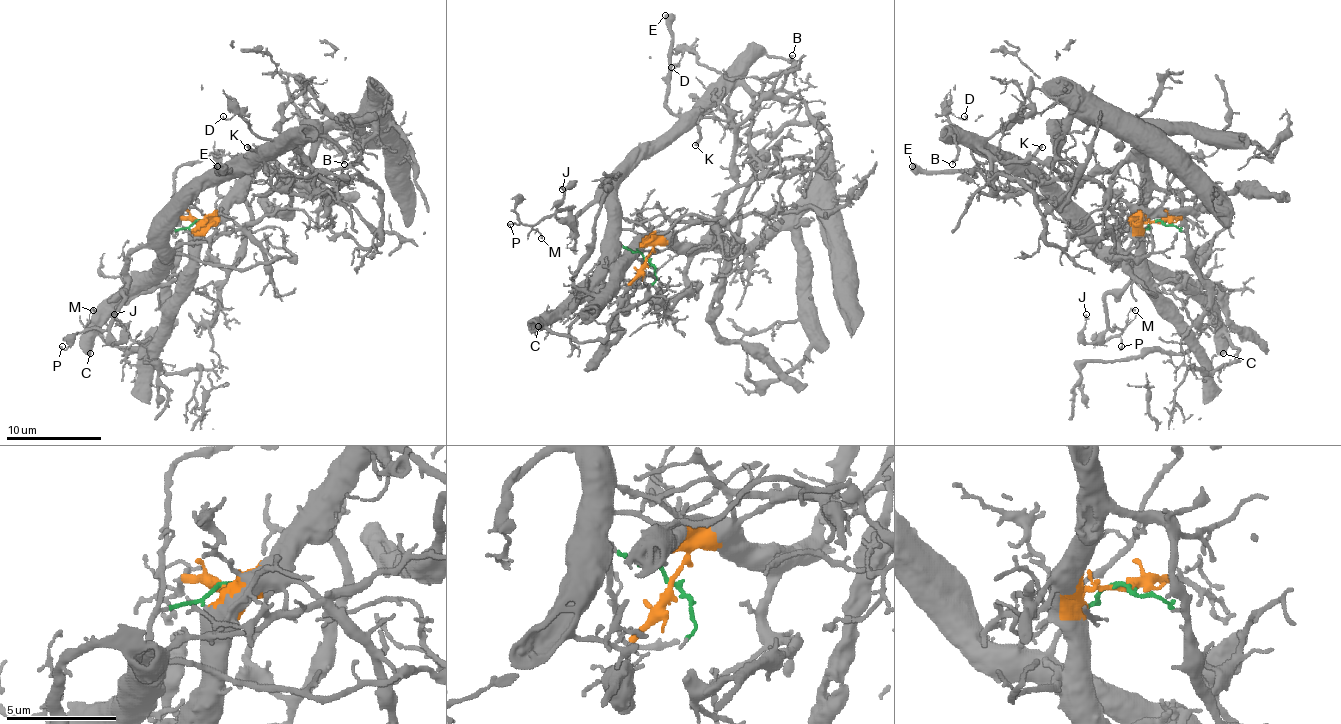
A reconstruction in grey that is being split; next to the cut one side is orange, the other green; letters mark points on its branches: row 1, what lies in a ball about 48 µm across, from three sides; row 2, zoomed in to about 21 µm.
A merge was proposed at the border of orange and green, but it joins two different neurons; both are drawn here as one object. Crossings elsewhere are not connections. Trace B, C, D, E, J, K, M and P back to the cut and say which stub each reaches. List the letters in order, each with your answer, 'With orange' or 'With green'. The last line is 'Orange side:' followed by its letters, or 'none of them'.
B: With green
C: With green
D: With green
E: With green
J: With green
K: With green
M: With green
P: With green
Orange side: none of them

